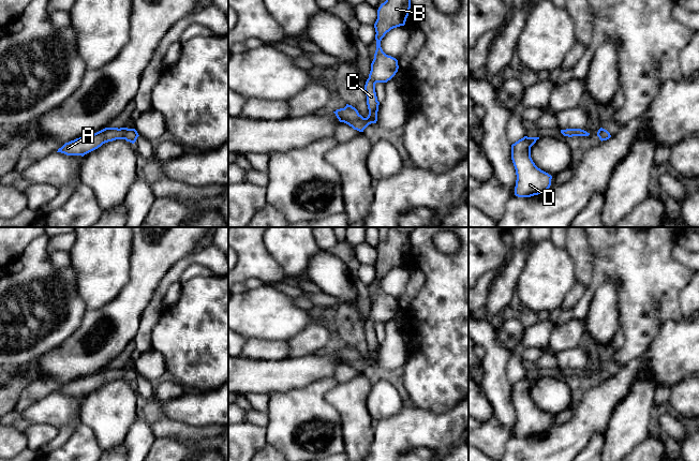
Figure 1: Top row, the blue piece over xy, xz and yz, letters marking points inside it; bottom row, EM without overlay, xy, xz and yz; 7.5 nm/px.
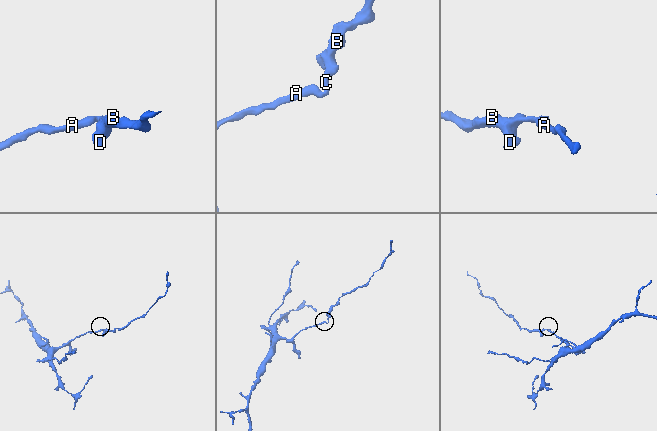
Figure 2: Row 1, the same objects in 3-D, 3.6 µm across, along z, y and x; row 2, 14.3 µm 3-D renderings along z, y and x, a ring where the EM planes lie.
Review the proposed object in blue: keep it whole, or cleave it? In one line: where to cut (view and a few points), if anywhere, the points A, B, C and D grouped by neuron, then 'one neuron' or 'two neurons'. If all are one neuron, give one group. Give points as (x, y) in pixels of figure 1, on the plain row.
cut none; groups A B C D; one neuron

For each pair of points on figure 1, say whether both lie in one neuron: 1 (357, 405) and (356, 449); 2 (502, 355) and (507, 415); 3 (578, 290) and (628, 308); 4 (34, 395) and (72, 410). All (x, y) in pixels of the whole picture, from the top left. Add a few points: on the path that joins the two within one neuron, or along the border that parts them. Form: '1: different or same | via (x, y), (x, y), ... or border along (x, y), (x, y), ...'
1: same | via (357, 416), (357, 439)
2: same | via (499, 370), (499, 395), (501, 400)
3: different | border along (586, 288), (581, 298), (571, 308), (565, 309)
4: different | border along (56, 390), (35, 400), (21, 412)

